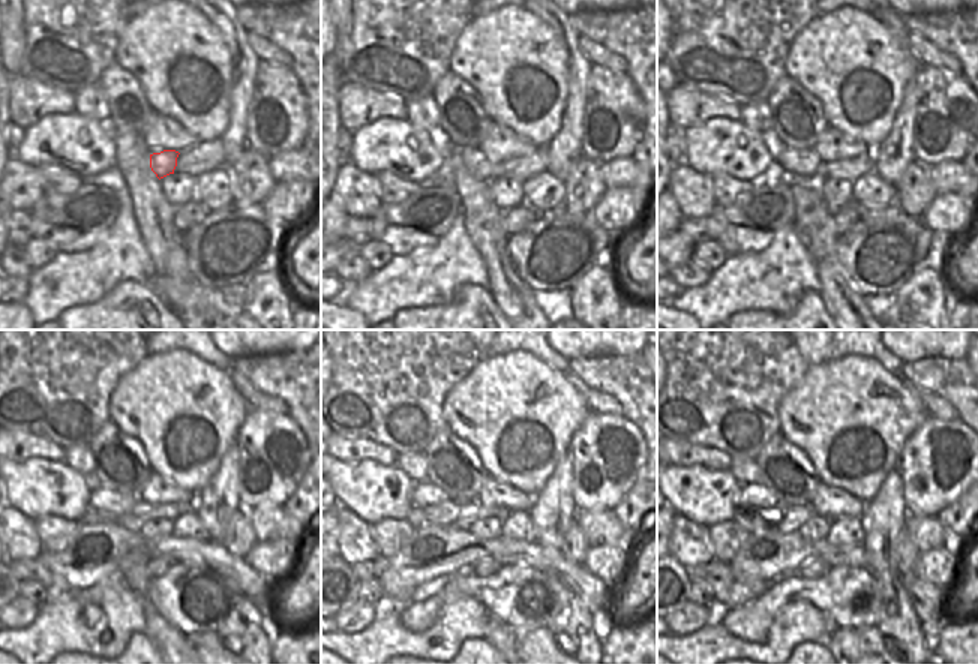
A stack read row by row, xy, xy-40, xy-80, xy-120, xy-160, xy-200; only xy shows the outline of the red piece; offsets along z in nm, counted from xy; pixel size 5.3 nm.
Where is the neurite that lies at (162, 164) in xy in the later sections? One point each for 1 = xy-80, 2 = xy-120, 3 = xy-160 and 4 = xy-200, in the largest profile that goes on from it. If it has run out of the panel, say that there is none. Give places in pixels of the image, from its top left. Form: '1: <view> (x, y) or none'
1: xy-80 (789, 162)
2: xy-120 (101, 499)
3: xy-160 (423, 493)
4: xy-200 (753, 495)

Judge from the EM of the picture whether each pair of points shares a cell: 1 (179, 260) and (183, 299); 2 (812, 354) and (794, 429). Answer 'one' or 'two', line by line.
1: one
2: two

